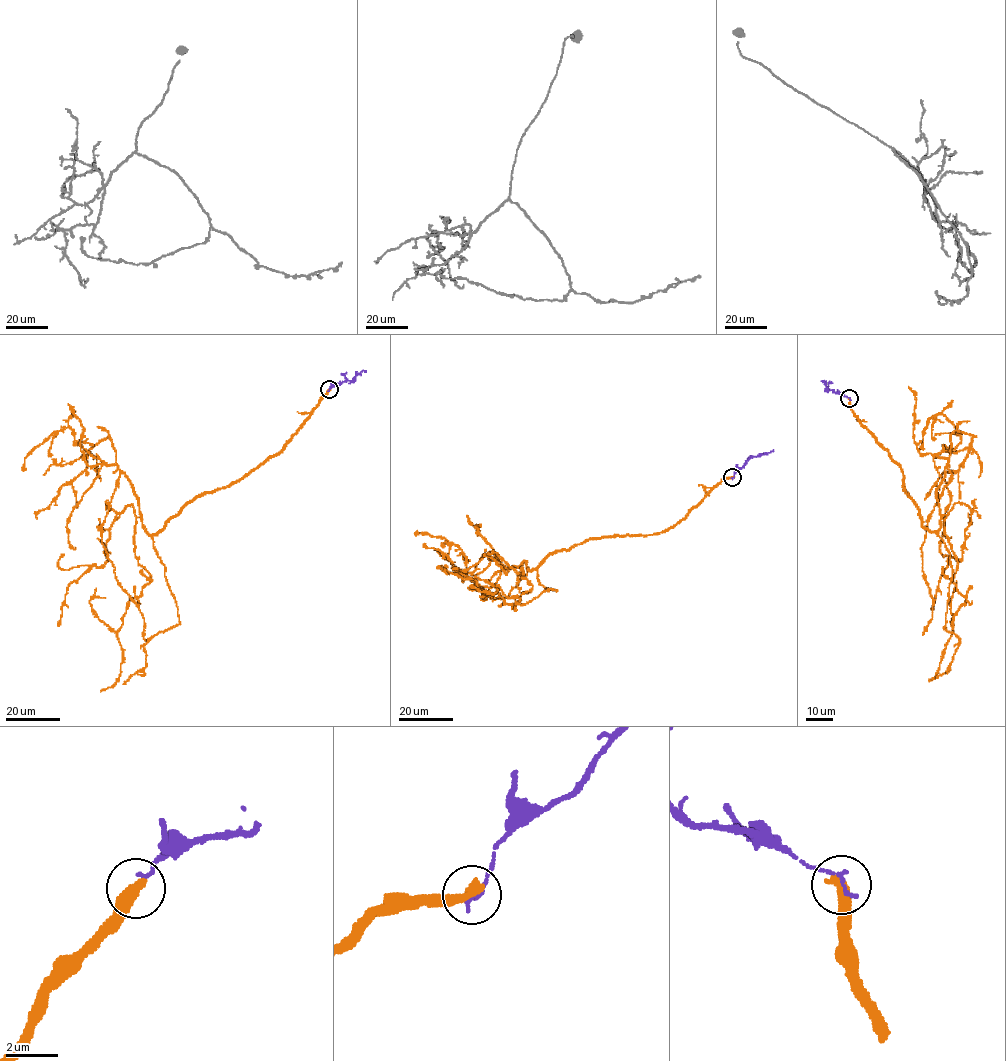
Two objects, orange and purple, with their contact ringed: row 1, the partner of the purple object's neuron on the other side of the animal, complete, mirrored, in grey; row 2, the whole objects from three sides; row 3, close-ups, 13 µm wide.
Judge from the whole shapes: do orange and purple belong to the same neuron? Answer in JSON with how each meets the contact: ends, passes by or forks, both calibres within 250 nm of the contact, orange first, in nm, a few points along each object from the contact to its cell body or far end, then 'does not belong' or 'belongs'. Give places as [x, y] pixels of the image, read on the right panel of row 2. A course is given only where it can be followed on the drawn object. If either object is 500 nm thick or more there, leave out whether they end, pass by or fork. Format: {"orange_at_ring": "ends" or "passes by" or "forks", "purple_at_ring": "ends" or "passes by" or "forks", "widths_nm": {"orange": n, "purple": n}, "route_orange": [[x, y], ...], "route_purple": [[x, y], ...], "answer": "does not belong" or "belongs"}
{"orange_at_ring": "ends", "purple_at_ring": "ends", "widths_nm": {"orange": 420, "purple": 160}, "route_orange": [[849, 398], [931, 531], [951, 474], [921, 548], [933, 600], [923, 635]], "route_purple": [[849, 398], [826, 390], [821, 380]], "answer": "does not belong"}

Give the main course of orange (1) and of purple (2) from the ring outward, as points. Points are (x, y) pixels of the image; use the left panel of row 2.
1: (329, 389), (279, 452), (197, 495), (155, 534), (120, 474), (101, 543), (144, 619), (145, 640)
2: (329, 389), (352, 381), (357, 374), (366, 370)

